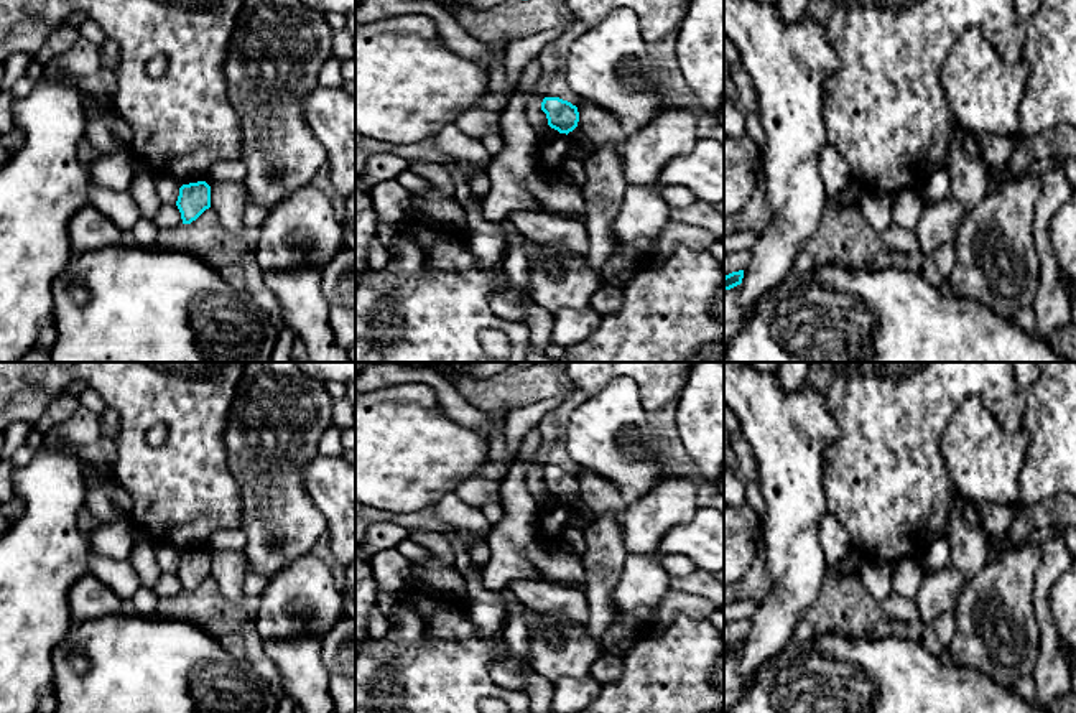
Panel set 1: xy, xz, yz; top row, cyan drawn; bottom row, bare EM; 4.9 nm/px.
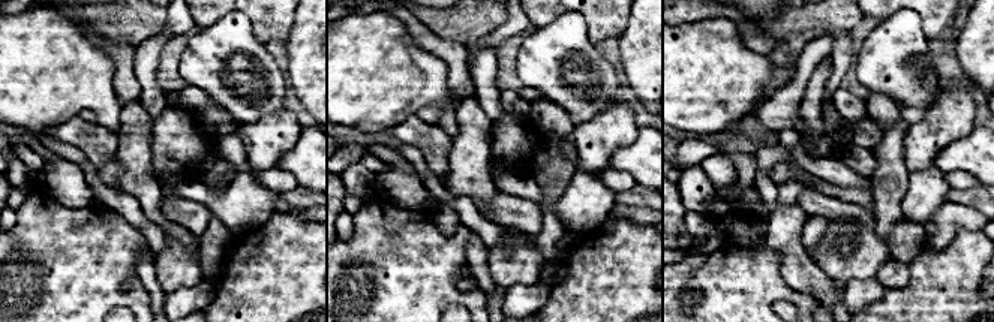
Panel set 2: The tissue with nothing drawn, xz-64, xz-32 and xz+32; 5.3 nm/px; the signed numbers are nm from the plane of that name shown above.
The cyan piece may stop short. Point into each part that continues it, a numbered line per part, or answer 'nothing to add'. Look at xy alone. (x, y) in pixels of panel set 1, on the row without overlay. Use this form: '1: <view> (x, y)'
nothing to add

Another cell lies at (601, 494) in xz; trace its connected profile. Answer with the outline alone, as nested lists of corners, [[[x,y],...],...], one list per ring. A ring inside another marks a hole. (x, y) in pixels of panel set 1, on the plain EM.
[[[584,471],[577,476],[577,481],[577,497],[586,502],[596,515],[605,512],[619,515],[628,504],[628,499],[622,494],[622,491],[601,474]]]

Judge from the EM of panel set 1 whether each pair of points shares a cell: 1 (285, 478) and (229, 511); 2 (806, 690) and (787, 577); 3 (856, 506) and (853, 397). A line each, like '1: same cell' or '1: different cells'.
1: different cells
2: different cells
3: same cell

